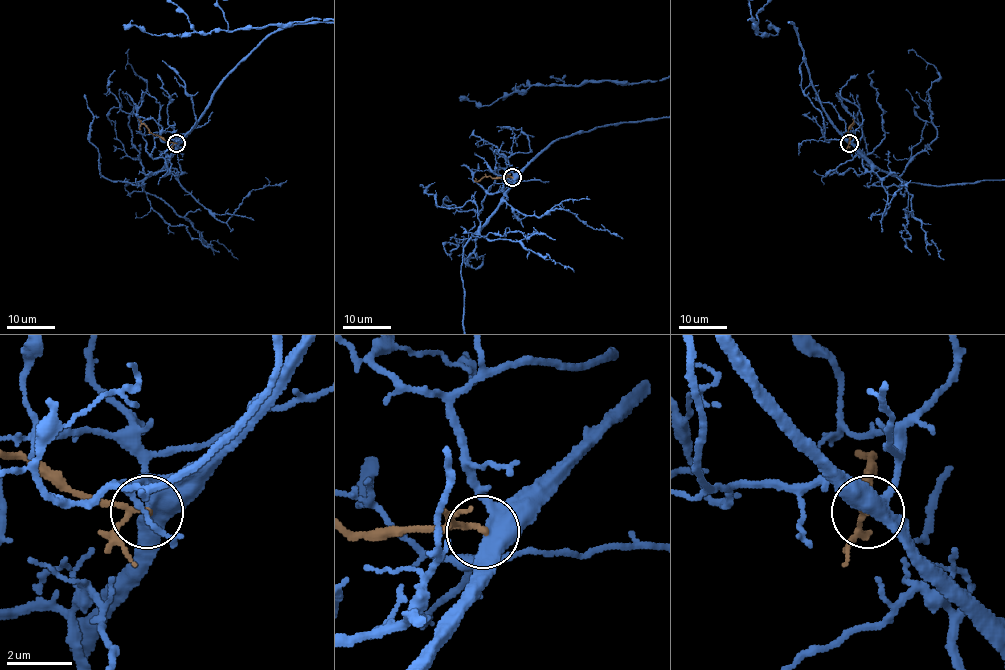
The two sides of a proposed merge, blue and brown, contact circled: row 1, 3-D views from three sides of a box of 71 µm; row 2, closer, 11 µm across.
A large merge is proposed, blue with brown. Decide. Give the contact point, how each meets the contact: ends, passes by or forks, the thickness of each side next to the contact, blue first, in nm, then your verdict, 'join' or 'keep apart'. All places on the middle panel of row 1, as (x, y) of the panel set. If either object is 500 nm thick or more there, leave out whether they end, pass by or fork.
(512, 177) | blue forks | brown passes by | 440/150 nm | keep apart

